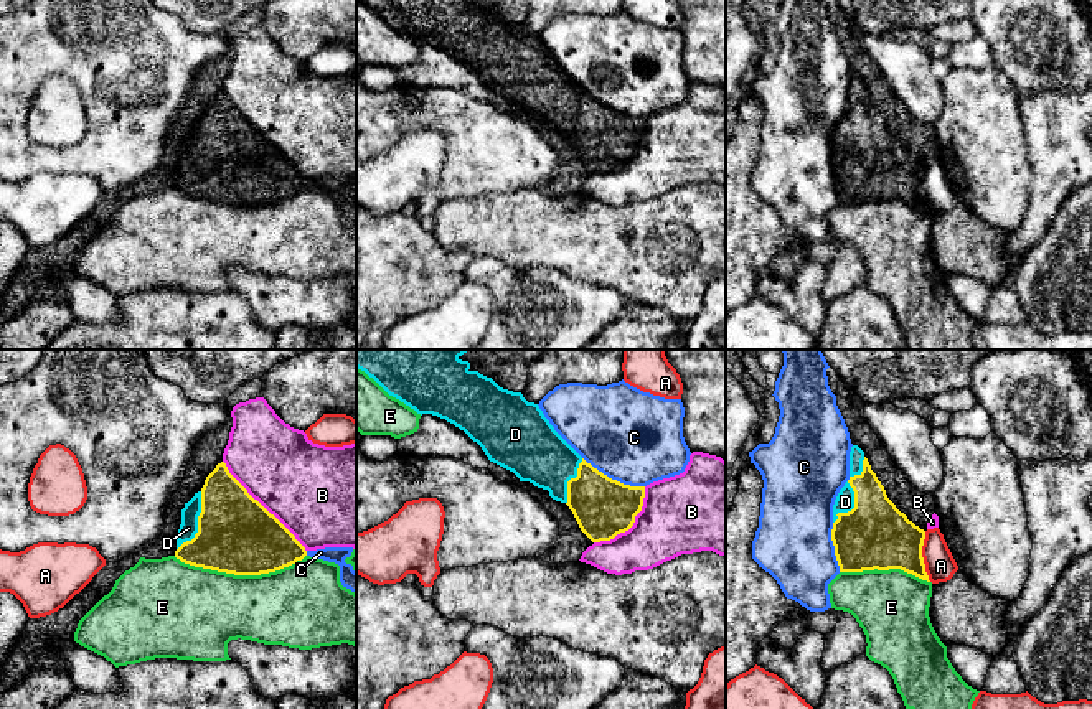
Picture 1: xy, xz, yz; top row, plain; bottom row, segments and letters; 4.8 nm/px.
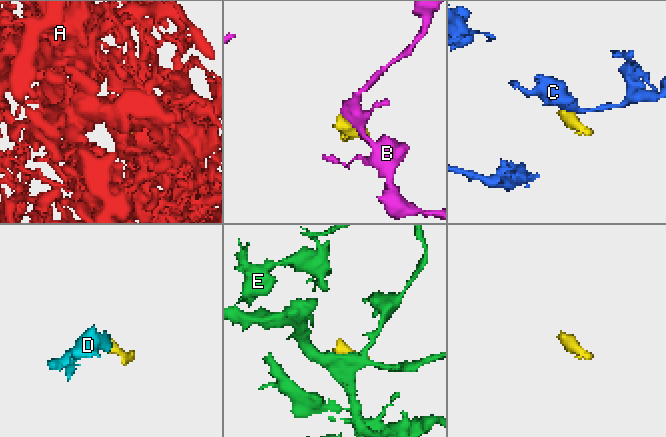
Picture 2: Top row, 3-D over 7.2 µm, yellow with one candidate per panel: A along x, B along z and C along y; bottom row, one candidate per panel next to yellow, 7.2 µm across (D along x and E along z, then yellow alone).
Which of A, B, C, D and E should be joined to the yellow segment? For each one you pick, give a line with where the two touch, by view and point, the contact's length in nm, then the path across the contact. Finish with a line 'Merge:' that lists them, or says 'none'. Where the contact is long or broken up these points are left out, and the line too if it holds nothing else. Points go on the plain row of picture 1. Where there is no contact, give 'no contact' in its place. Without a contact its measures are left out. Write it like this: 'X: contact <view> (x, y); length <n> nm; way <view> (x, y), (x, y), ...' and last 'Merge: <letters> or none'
D: contact xy (198, 154); length 320 nm
Merge: D

